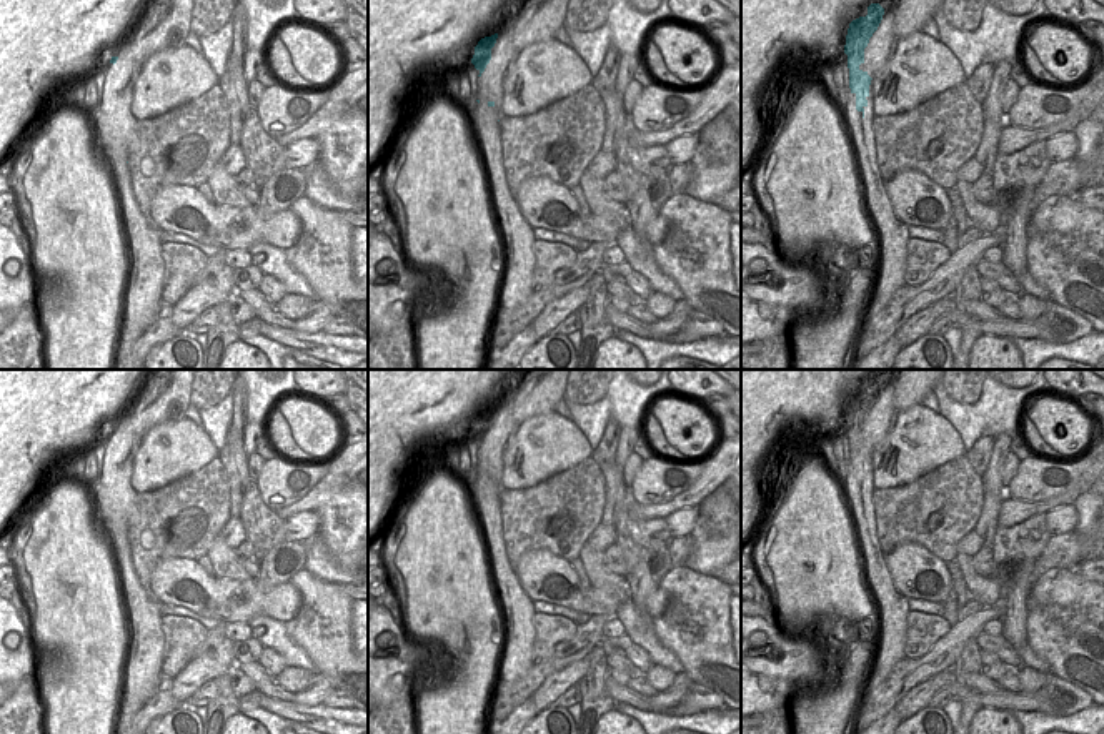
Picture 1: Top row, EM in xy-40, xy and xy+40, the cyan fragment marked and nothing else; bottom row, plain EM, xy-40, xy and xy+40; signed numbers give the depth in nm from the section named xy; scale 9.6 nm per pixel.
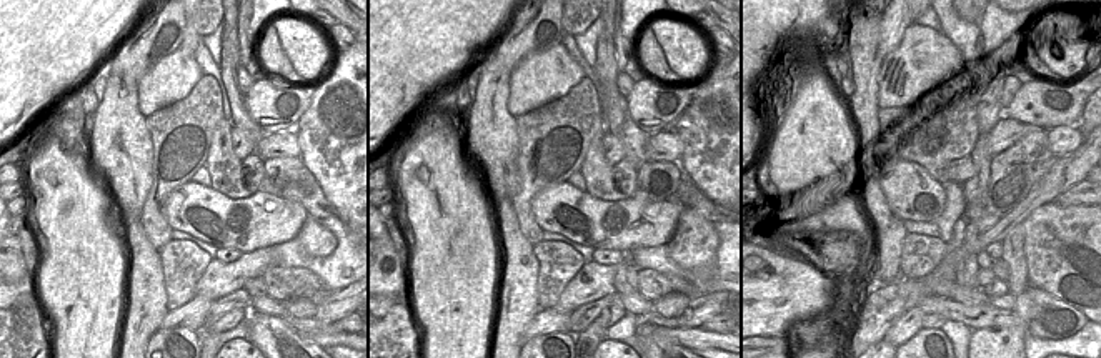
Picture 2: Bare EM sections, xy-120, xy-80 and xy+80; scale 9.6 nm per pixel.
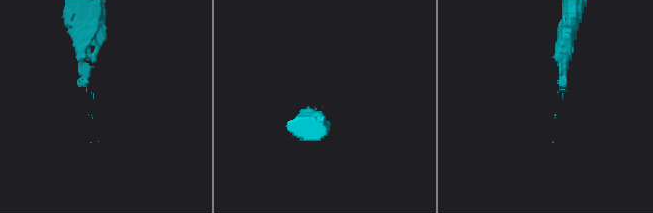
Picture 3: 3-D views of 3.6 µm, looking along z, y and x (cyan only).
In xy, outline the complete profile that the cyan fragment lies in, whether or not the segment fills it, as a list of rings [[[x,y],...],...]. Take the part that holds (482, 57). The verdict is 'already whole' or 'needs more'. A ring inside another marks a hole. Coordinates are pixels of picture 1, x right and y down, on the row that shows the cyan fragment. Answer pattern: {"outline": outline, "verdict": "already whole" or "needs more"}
{"outline": [[[498,33],[491,35],[491,37],[485,37],[478,42],[478,45],[475,47],[475,55],[471,58],[471,63],[475,65],[475,68],[480,72],[478,77],[481,77],[481,73],[485,72],[486,65],[491,60],[491,48],[495,47],[498,38]]], "verdict": "already whole"}

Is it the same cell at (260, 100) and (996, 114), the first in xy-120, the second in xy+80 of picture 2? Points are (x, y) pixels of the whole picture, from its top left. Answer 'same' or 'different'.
different

